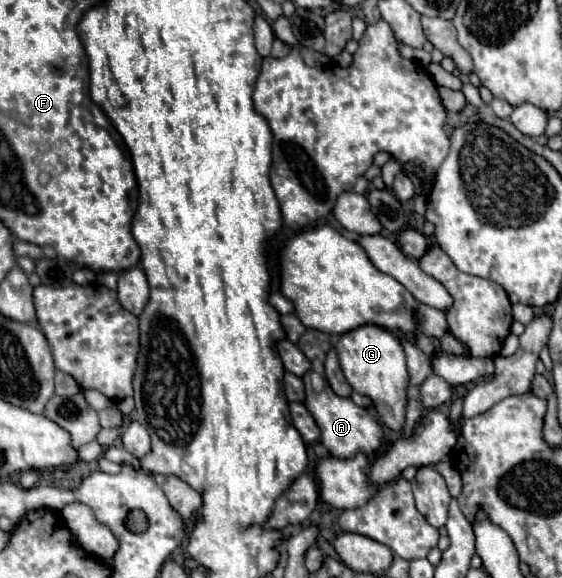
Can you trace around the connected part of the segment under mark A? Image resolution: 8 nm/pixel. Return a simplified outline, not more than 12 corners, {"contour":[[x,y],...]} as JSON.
{"contour":[[304,374],[304,406],[332,456],[376,454],[384,436],[366,408]]}

